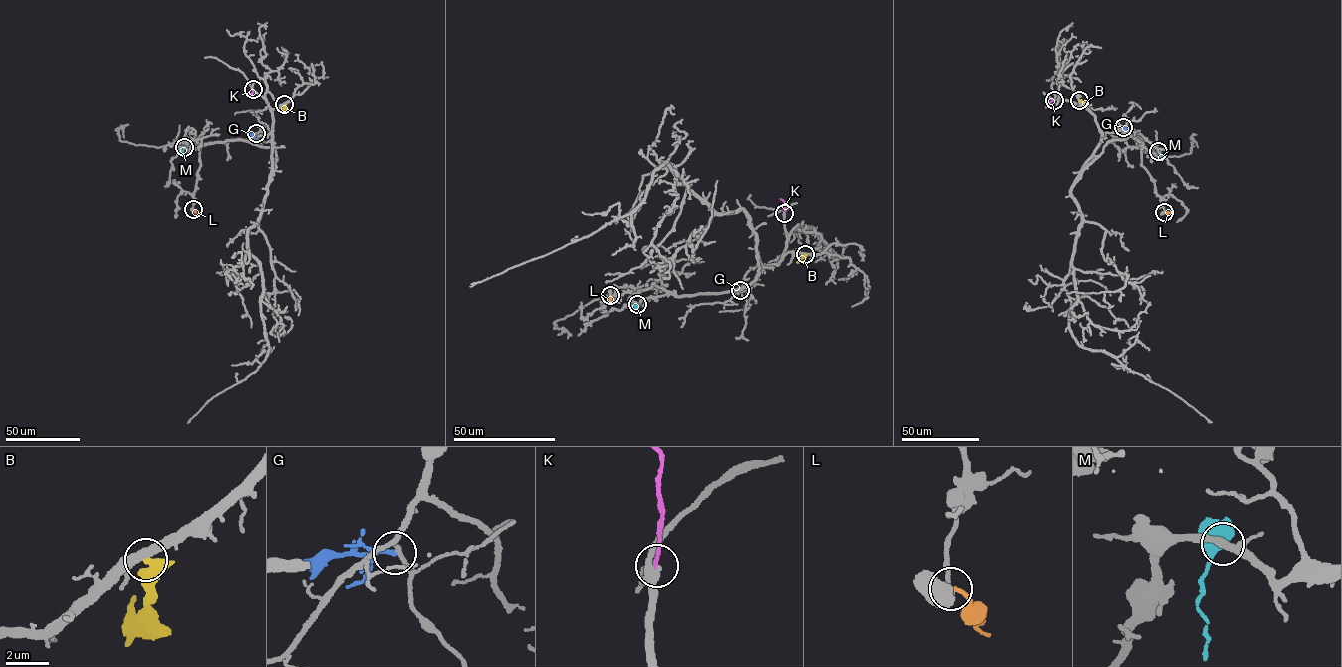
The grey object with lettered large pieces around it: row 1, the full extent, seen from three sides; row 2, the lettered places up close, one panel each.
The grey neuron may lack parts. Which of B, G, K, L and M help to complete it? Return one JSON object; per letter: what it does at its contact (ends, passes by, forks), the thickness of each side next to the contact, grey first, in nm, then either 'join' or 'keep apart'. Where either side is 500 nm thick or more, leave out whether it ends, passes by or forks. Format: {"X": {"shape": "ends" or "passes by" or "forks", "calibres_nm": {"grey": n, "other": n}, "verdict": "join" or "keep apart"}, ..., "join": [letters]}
{"B": {"shape": "ends", "calibres_nm": {"grey": 400, "other": 440}, "verdict": "keep apart"}, "G": {"shape": "ends", "calibres_nm": {"grey": 190, "other": 220}, "verdict": "keep apart"}, "K": {"shape": "ends", "calibres_nm": {"grey": 200, "other": 150}, "verdict": "keep apart"}, "L": {"shape": "ends", "calibres_nm": {"grey": 240, "other": 200}, "verdict": "keep apart"}, "M": {"shape": "ends", "calibres_nm": {"grey": 320, "other": 260}, "verdict": "join"}, "join": ["M"]}

